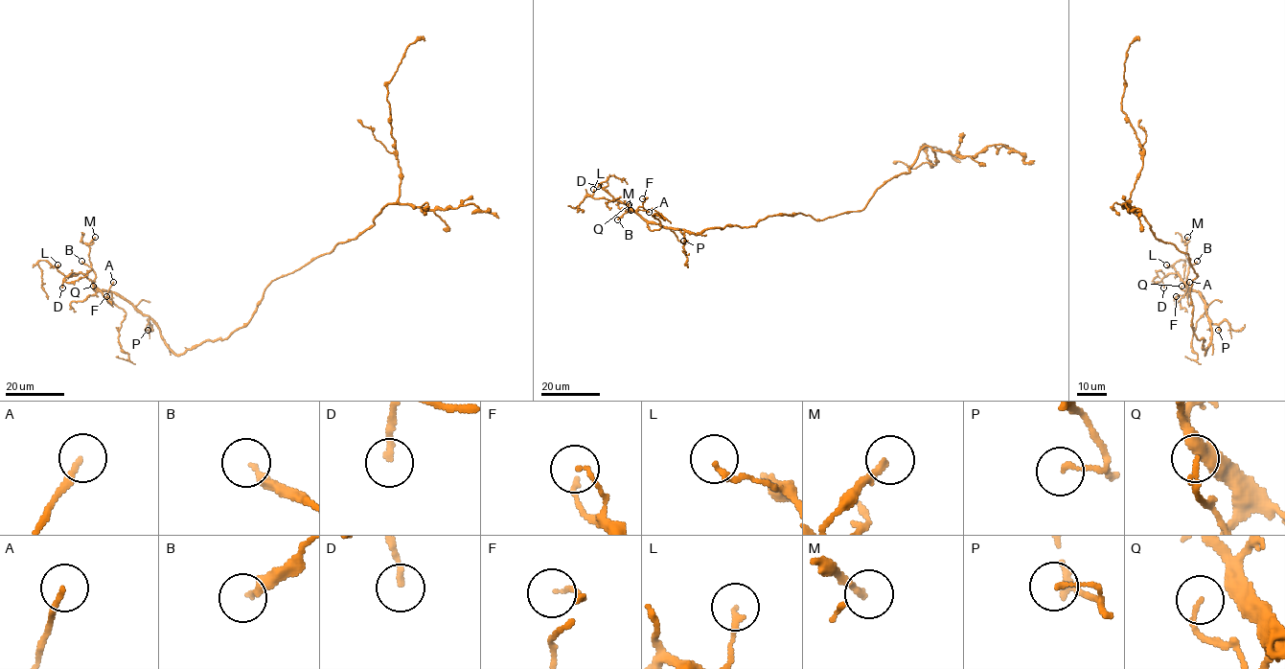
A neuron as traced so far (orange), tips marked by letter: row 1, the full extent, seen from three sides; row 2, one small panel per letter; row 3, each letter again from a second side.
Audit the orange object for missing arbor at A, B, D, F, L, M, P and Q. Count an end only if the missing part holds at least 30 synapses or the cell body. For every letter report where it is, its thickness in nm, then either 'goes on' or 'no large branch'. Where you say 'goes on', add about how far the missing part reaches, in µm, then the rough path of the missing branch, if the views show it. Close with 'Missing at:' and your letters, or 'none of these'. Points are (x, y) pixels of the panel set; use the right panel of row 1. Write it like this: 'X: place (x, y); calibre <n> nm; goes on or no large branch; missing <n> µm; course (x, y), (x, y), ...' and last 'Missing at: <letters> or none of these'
A: place (1189, 282); calibre 160 nm; no large branch
B: place (1197, 261); calibre 240 nm; no large branch
D: place (1163, 288); calibre 170 nm; no large branch
F: place (1176, 296); calibre 100 nm; no large branch
L: place (1166, 265); calibre 170 nm; no large branch
M: place (1187, 237); calibre 220 nm; no large branch
P: place (1218, 330); calibre 130 nm; no large branch
Q: place (1181, 286); calibre 140 nm; no large branch
Missing at: none of these

